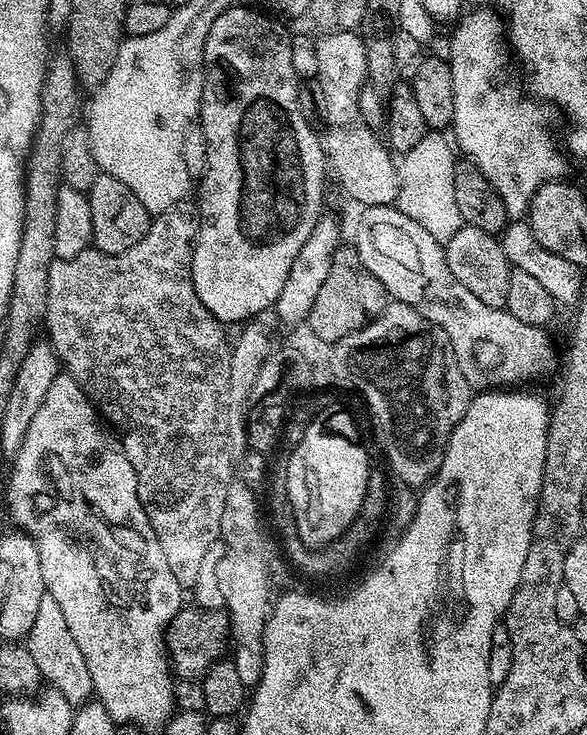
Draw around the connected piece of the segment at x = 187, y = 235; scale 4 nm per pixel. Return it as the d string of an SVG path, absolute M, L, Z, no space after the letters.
M185 198L177 202L170 210L154 216L148 233L138 242L138 246L130 246L122 254L106 254L89 250L74 258L53 260L50 266L50 290L46 298L46 314L43 327L48 328L52 349L60 358L61 365L67 375L73 376L82 386L82 390L96 406L96 411L122 437L122 447L128 456L130 466L134 466L134 474L138 478L138 494L144 504L146 514L150 518L150 526L158 538L158 546L162 546L162 554L166 554L166 562L170 562L170 570L174 570L174 578L178 578L181 589L195 589L198 582L198 570L202 570L202 558L206 558L206 550L214 546L220 539L220 523L222 510L226 505L226 494L234 479L233 442L228 436L228 391L230 390L231 354L230 336L228 338L225 325L206 310L194 290L192 281L192 250L196 247L200 235L200 210L191 199Z

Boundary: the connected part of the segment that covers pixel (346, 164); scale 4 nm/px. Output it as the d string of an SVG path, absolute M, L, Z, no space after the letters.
M328 30L324 37L316 40L318 50L318 87L322 97L322 143L326 153L326 164L336 175L338 183L344 187L344 192L352 200L357 200L360 206L389 206L397 203L399 194L399 174L397 161L390 151L389 145L372 133L364 112L360 109L360 91L366 88L368 67L366 66L366 46L356 30Z

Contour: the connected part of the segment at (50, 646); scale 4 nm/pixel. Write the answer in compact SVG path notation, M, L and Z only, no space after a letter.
M47 594L38 606L38 615L34 618L34 626L30 626L26 637L26 646L30 650L30 658L34 658L41 677L48 680L55 691L66 698L73 706L89 703L93 699L92 679L86 666L86 658L80 656L78 642L74 642L74 634L70 634L70 626L66 626L66 617L62 614L62 606L54 602Z

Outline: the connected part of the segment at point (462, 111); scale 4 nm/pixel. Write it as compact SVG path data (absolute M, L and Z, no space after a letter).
M479 11L459 17L448 44L446 59L454 74L454 118L450 132L455 147L464 151L468 155L465 157L482 170L490 186L498 190L509 221L514 221L527 217L530 202L543 184L565 175L566 156L561 149L561 153L556 149L551 134L540 125L544 120L540 109L543 107L532 98L519 100L504 84L496 85L496 75L500 72L502 20L495 11Z

